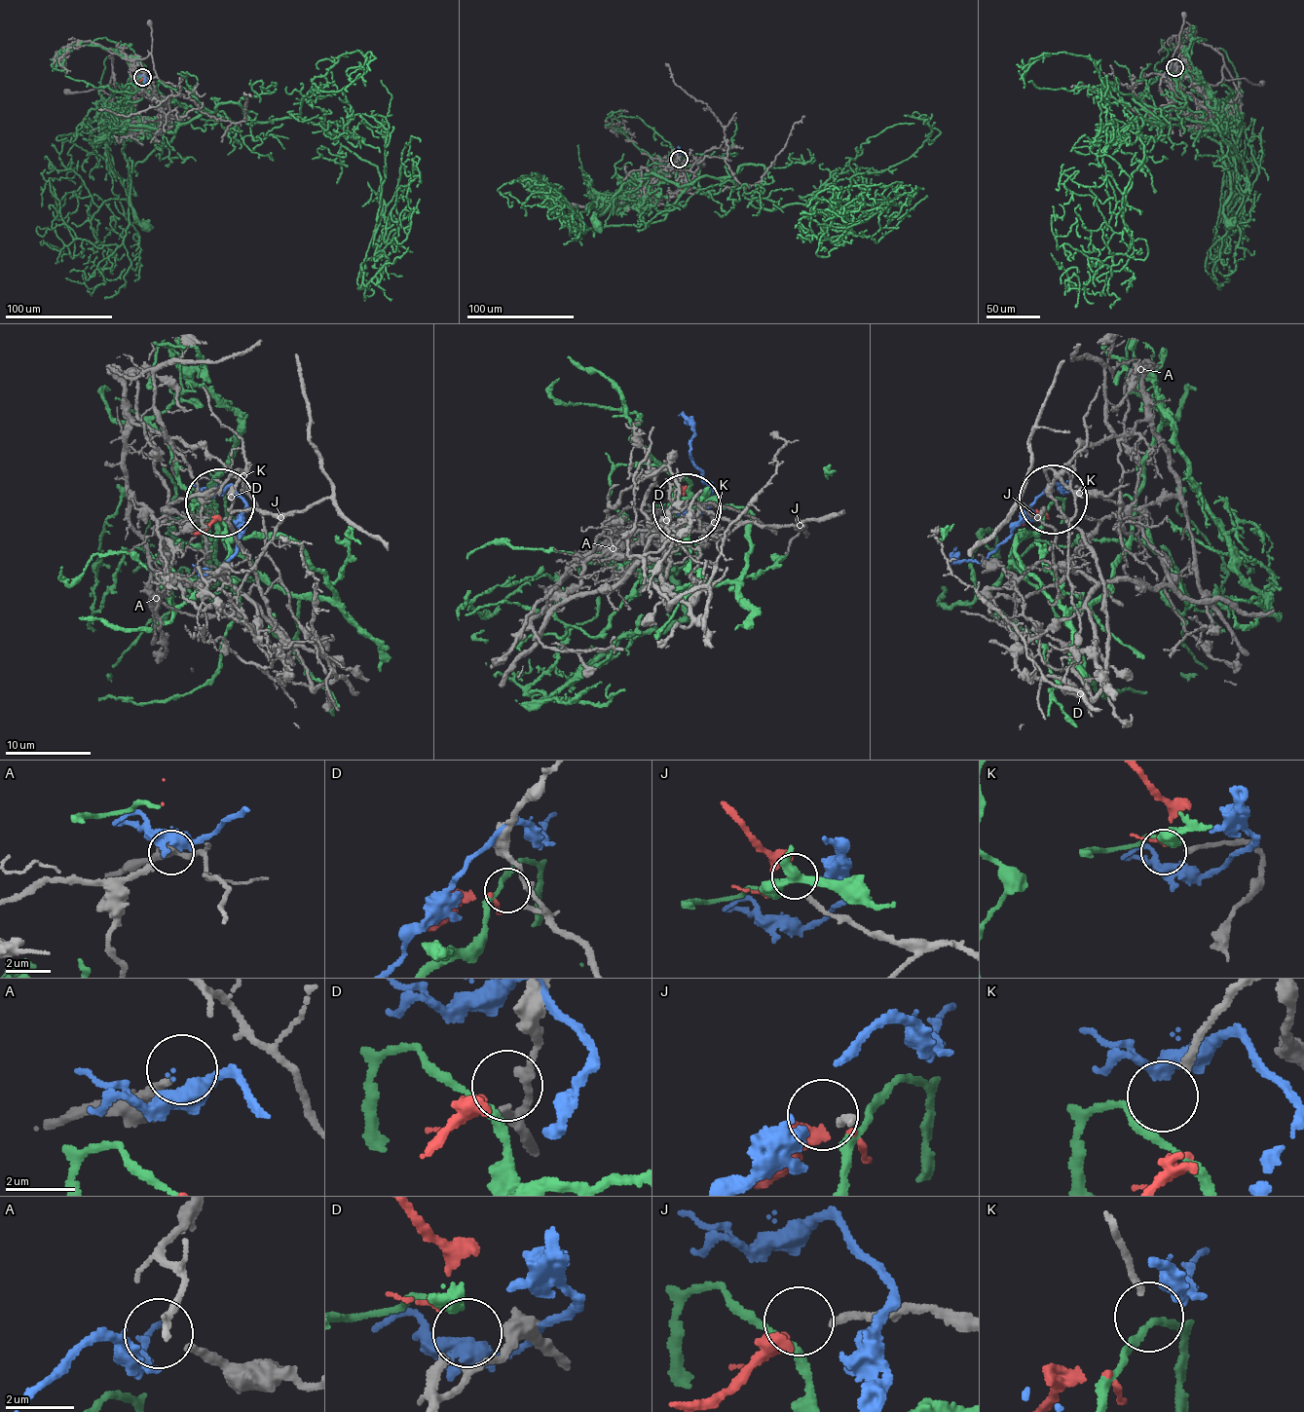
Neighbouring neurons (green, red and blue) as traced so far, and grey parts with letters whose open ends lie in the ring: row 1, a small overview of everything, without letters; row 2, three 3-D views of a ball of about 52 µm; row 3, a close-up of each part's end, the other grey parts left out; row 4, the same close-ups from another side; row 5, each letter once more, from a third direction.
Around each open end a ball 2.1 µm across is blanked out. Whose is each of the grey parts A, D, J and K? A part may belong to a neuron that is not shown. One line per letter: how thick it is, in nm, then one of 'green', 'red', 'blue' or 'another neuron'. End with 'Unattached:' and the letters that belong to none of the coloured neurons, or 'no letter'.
A: 260 nm thick; blue
D: 200 nm thick; red
J: 240 nm thick; another neuron
K: 190 nm thick; green
Unattached: J

